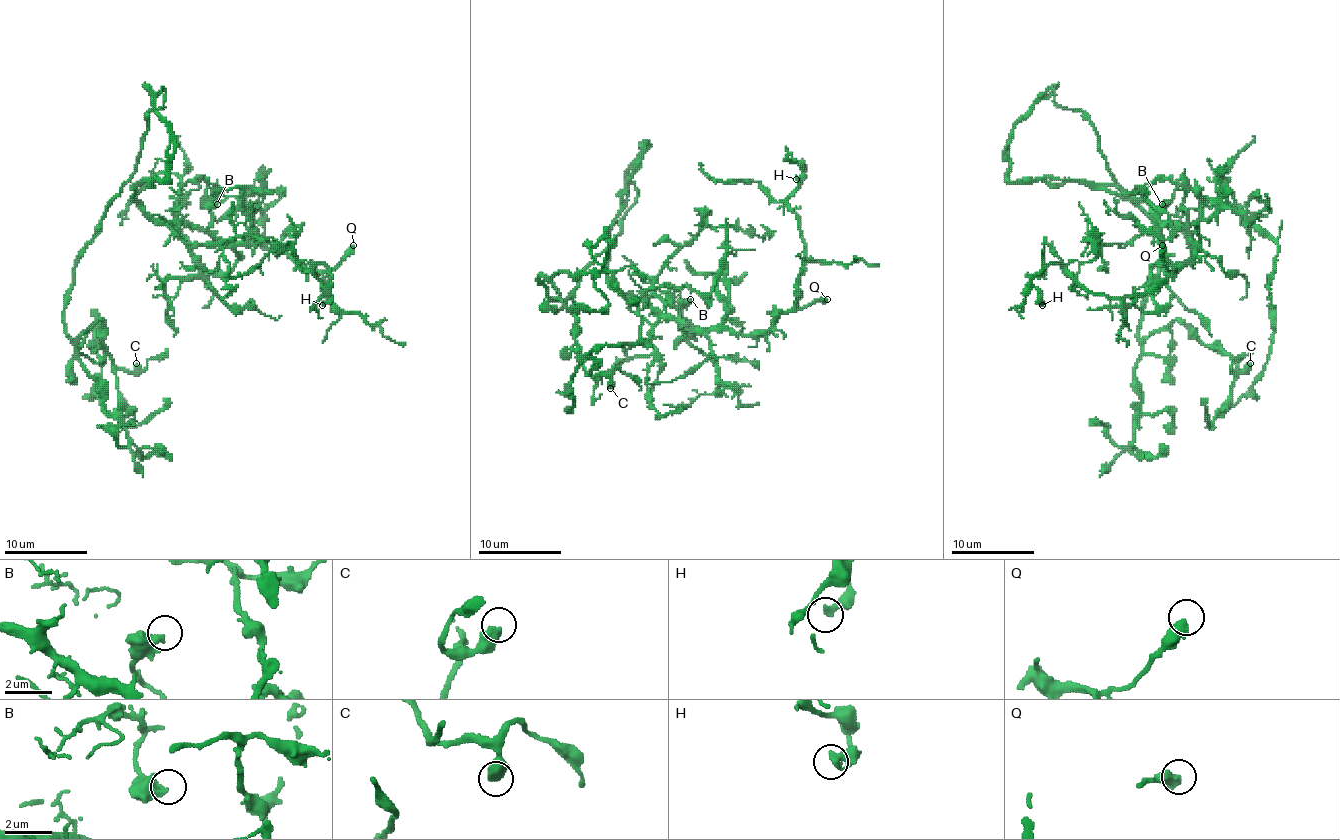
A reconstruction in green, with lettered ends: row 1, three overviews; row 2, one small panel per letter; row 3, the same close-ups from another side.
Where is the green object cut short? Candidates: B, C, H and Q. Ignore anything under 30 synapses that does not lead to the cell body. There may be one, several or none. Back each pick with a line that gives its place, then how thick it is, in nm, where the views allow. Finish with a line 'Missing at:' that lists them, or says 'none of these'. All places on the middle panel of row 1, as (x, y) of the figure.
Missing at: none of these

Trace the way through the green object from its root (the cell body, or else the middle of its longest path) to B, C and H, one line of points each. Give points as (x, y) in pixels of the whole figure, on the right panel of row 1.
B: (1021, 119), (1011, 181), (1079, 179), (1141, 198), (1184, 229), (1201, 216), (1184, 183), (1162, 204)
C: (1021, 119), (1050, 88), (1081, 111), (1112, 179), (1162, 239), (1139, 336), (1178, 320), (1238, 371), (1250, 363)
H: (1021, 119), (1011, 181), (1131, 194), (1197, 245), (1124, 297), (1087, 293), (1050, 264), (1031, 281), (1042, 305)

